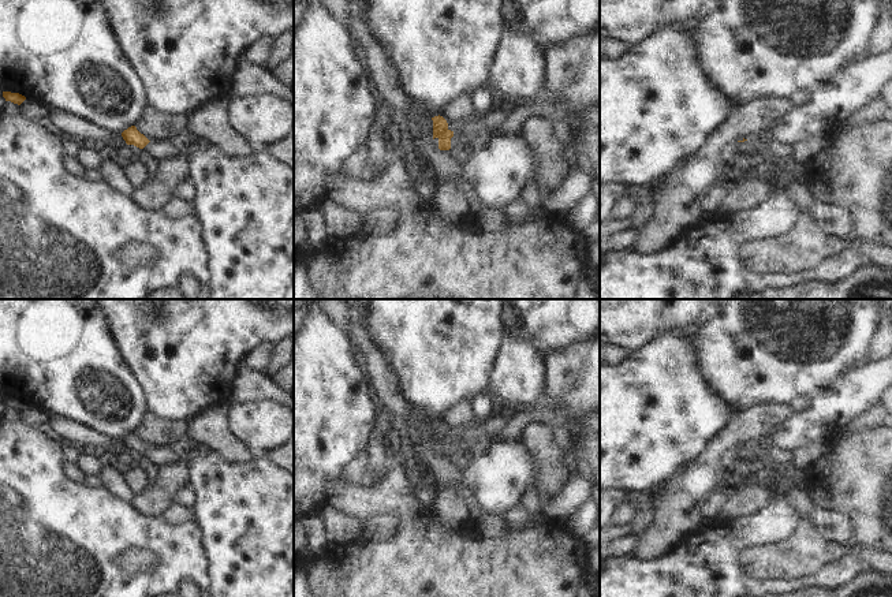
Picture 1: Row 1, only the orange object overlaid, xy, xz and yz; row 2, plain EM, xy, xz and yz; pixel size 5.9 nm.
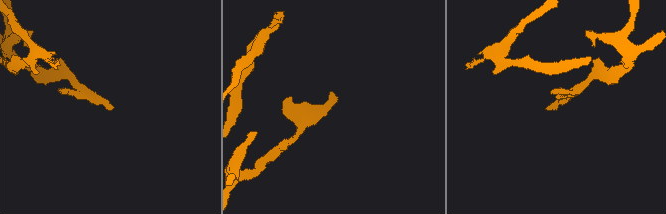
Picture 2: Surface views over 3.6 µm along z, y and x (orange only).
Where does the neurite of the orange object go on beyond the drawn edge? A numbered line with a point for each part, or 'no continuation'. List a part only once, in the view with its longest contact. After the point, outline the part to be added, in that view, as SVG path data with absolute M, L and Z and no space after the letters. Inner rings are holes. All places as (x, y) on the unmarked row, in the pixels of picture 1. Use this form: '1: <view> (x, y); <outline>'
1: xz (467, 443); M494 415L486 422L475 424L471 429L462 432L454 437L451 444L451 455L460 459L478 452L485 444L485 437L489 433L499 433L505 426L504 417Z

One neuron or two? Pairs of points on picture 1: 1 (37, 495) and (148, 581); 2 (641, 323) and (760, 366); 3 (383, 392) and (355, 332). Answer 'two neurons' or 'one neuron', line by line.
1: one neuron
2: two neurons
3: one neuron

